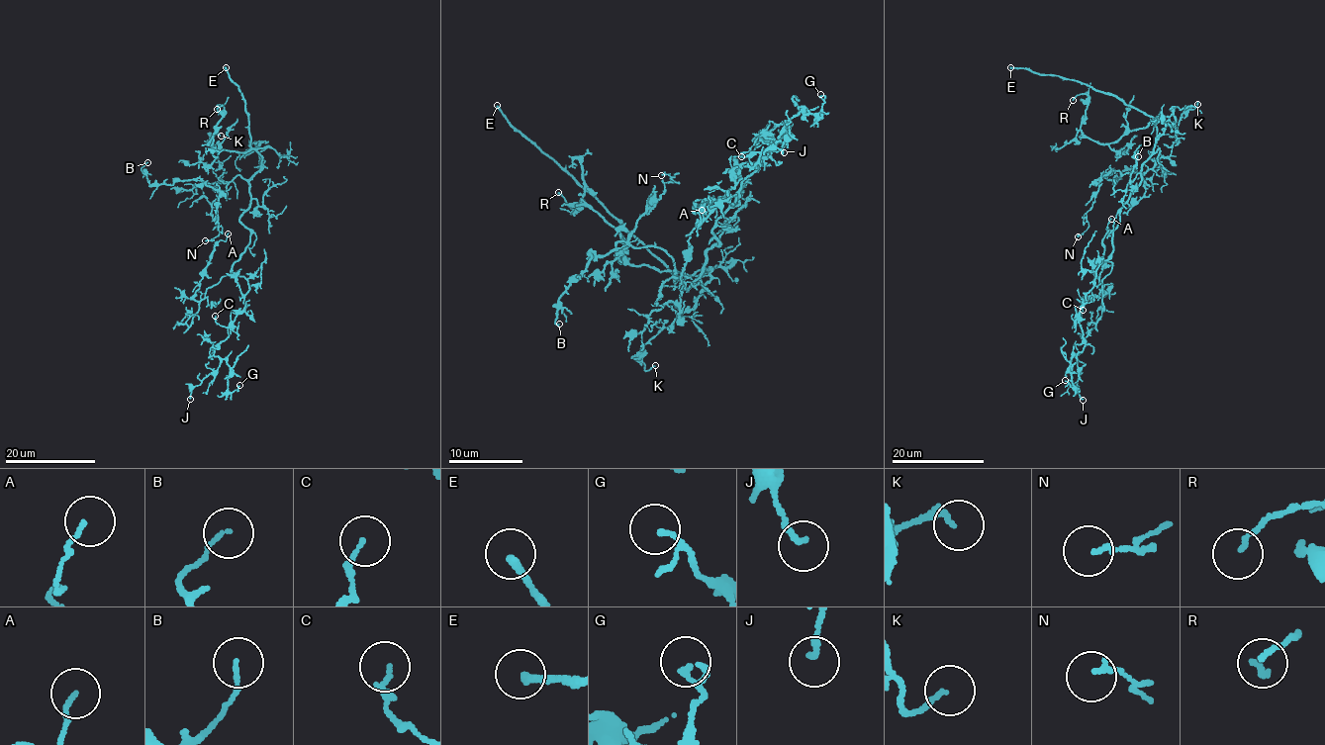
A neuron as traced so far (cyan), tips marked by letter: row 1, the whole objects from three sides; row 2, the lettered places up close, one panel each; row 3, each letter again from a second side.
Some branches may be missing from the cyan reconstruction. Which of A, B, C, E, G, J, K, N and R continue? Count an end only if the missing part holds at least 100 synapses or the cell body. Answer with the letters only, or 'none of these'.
E

